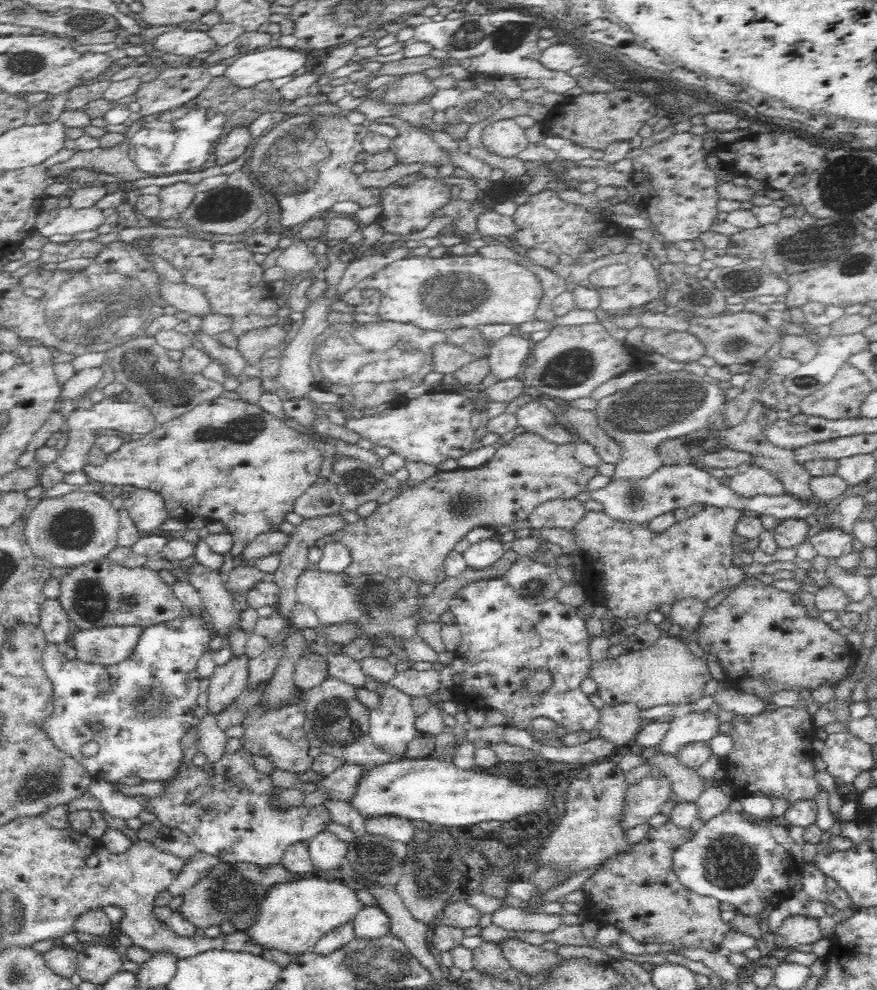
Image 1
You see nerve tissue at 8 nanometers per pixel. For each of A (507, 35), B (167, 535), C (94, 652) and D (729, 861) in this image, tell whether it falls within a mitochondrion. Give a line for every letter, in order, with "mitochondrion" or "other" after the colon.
A: mitochondrion
B: other
C: mitochondrion
D: mitochondrion

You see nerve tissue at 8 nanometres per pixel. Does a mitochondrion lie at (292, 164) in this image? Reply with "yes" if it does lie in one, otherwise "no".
yes

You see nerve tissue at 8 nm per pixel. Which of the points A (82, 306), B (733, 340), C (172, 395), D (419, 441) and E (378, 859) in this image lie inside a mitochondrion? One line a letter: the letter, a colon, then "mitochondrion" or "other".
A: mitochondrion
B: mitochondrion
C: mitochondrion
D: other
E: mitochondrion

